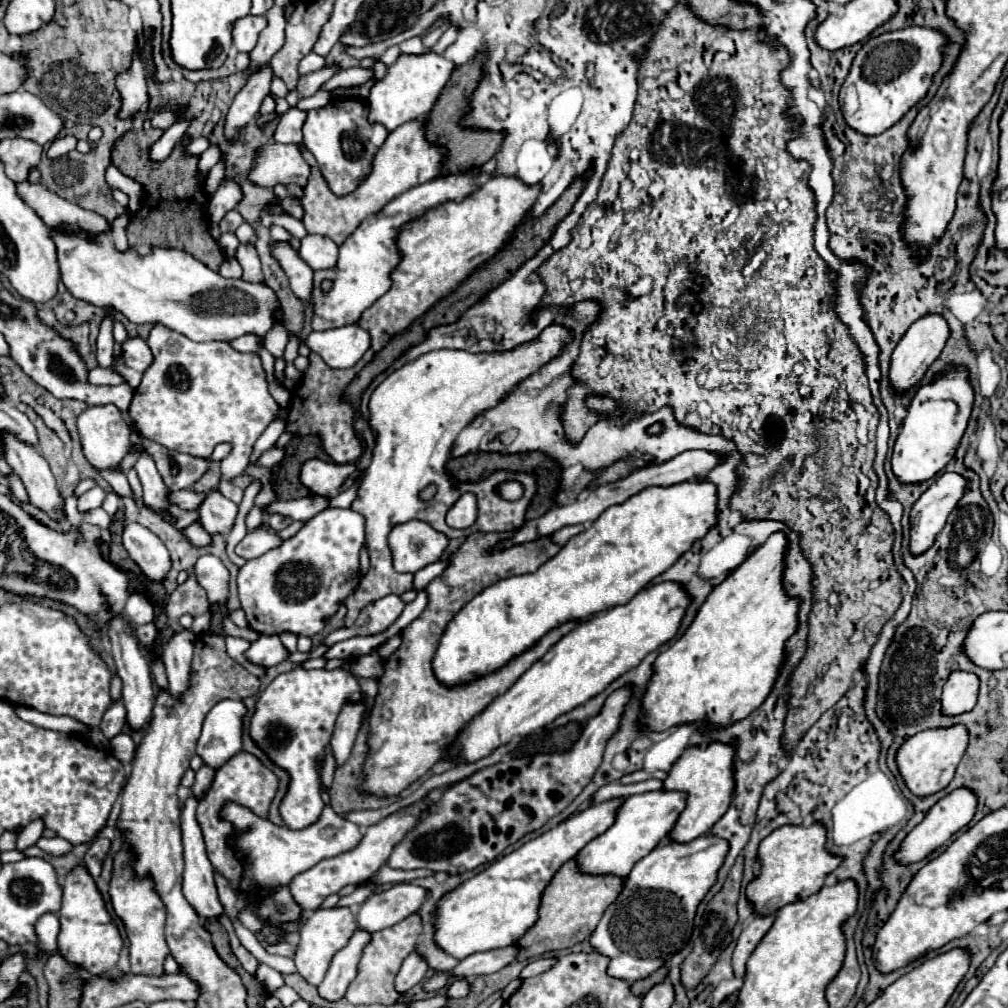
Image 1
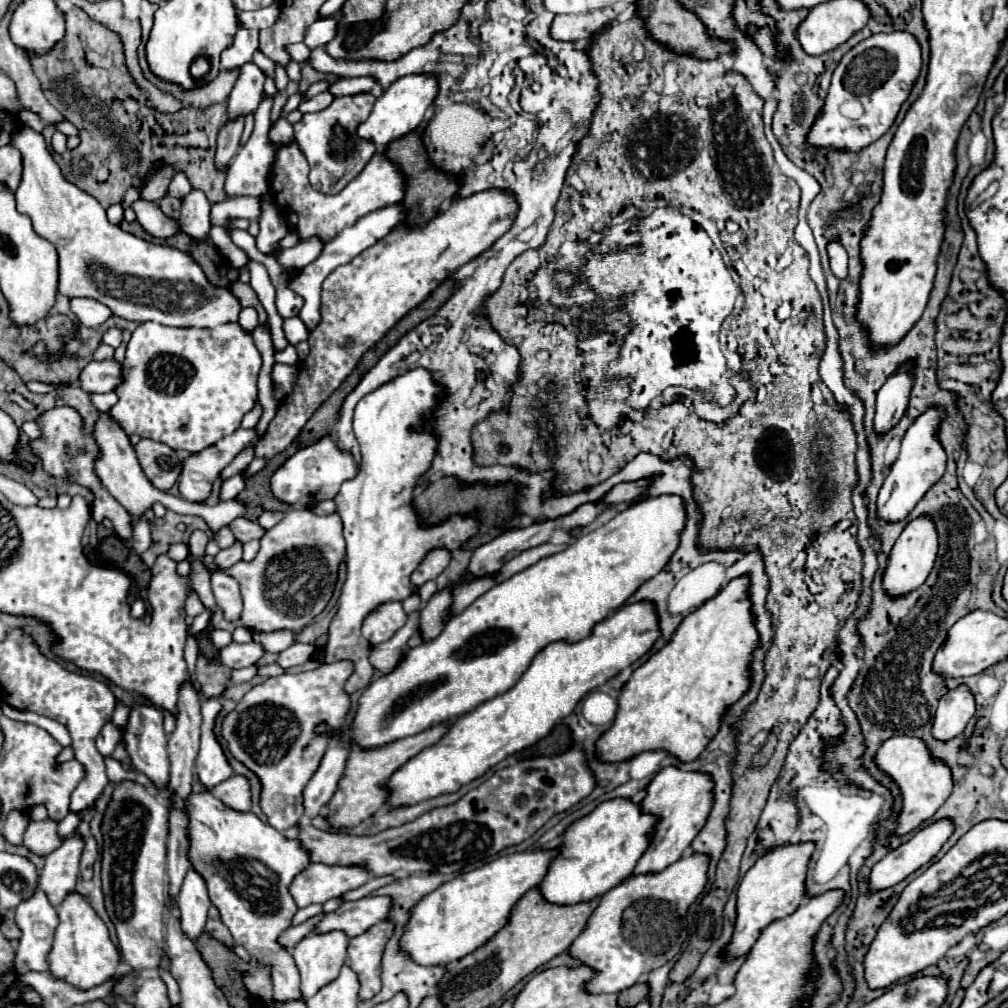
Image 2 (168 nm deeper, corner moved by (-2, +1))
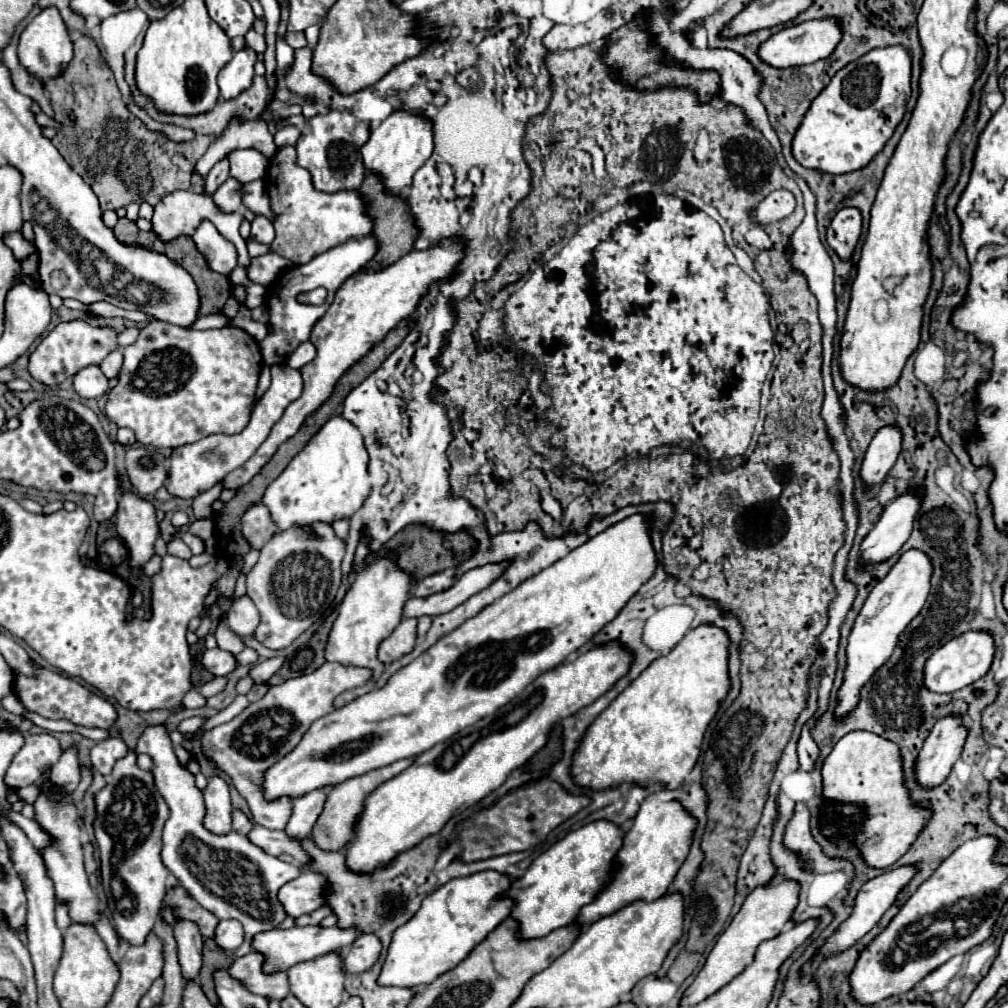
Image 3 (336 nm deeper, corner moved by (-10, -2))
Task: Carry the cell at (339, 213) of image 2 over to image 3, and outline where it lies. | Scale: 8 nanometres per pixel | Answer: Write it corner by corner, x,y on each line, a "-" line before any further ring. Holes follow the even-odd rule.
281,147
271,159
265,175
265,191
275,213
275,239
269,247
273,253
287,257
295,265
305,265
313,257
349,239
365,239
373,229
371,217
365,215
365,203
359,193
337,191
335,195
329,195
315,191
307,169
297,165
293,147

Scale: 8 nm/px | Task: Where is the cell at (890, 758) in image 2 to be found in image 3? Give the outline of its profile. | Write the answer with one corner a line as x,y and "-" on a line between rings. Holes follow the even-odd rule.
851,731
837,741
833,751
823,761
821,769
823,777
823,807
819,811
819,833
827,839
837,841
839,837
847,837
857,851
861,853
867,867
873,869
887,869
891,867
909,847
911,841
923,829
927,817
927,809
917,807
903,785
903,771
901,771
901,753
899,747
869,731
-
831,803
853,803
863,813
861,821
851,829
843,831
837,827
839,813
827,811

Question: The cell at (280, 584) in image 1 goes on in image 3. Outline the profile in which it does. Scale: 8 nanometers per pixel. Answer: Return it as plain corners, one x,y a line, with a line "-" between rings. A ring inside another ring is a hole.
315,525
313,531
319,539
299,533
299,529
287,529
287,533
271,537
259,551
257,565
247,573
247,595
261,613
255,639
267,649
289,647
327,611
339,591
345,543
327,525

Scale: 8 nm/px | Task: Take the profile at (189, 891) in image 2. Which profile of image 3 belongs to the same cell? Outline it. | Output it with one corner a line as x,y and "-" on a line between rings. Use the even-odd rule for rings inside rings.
179,921
173,927
173,935
177,941
177,959
181,965
183,979
197,981
201,969
201,947
203,947
203,937
199,937
199,929
195,929
191,921

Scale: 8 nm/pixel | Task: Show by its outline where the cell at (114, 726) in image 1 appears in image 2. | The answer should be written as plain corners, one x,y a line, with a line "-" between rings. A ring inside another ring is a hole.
107,722
103,726
103,730
99,732
99,736
97,736
97,750
103,756
109,756
115,750
117,742
121,740
121,736
123,736
123,730
119,726
115,726
113,722

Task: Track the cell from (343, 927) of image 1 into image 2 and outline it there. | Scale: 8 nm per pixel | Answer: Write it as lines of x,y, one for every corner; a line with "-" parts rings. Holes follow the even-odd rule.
343,930
309,934
293,946
291,954
301,974
301,994
311,998
327,982
335,980
347,958
349,936

